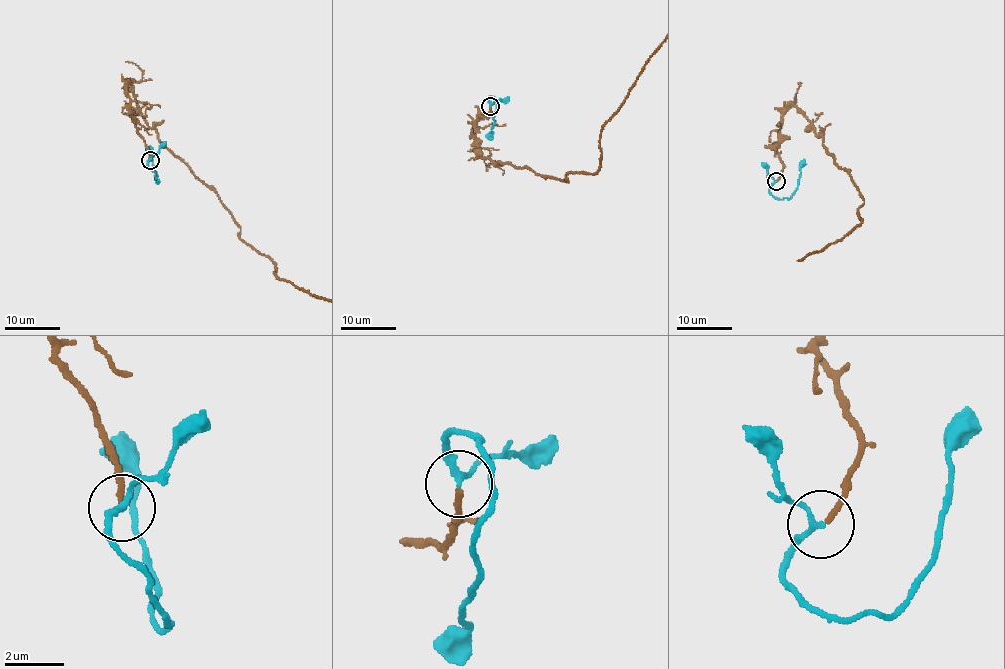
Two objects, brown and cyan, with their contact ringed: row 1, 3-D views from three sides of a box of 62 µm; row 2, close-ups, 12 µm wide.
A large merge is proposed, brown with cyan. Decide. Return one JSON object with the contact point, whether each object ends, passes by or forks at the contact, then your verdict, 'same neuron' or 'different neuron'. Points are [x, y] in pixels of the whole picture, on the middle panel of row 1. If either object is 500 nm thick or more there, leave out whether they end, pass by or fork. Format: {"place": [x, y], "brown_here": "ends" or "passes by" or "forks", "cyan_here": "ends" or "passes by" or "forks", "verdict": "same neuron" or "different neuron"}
{"place": [490, 106], "brown_here": "ends", "cyan_here": "passes by", "verdict": "same neuron"}

